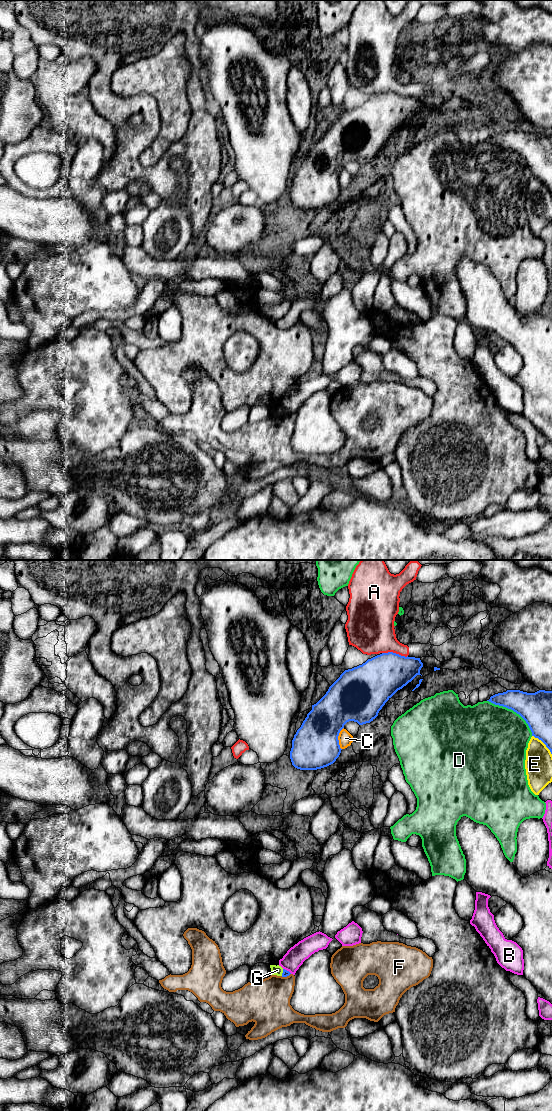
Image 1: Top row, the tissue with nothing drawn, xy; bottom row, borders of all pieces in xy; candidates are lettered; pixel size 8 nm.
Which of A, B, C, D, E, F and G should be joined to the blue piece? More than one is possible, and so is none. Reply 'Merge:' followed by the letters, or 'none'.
Merge: none

